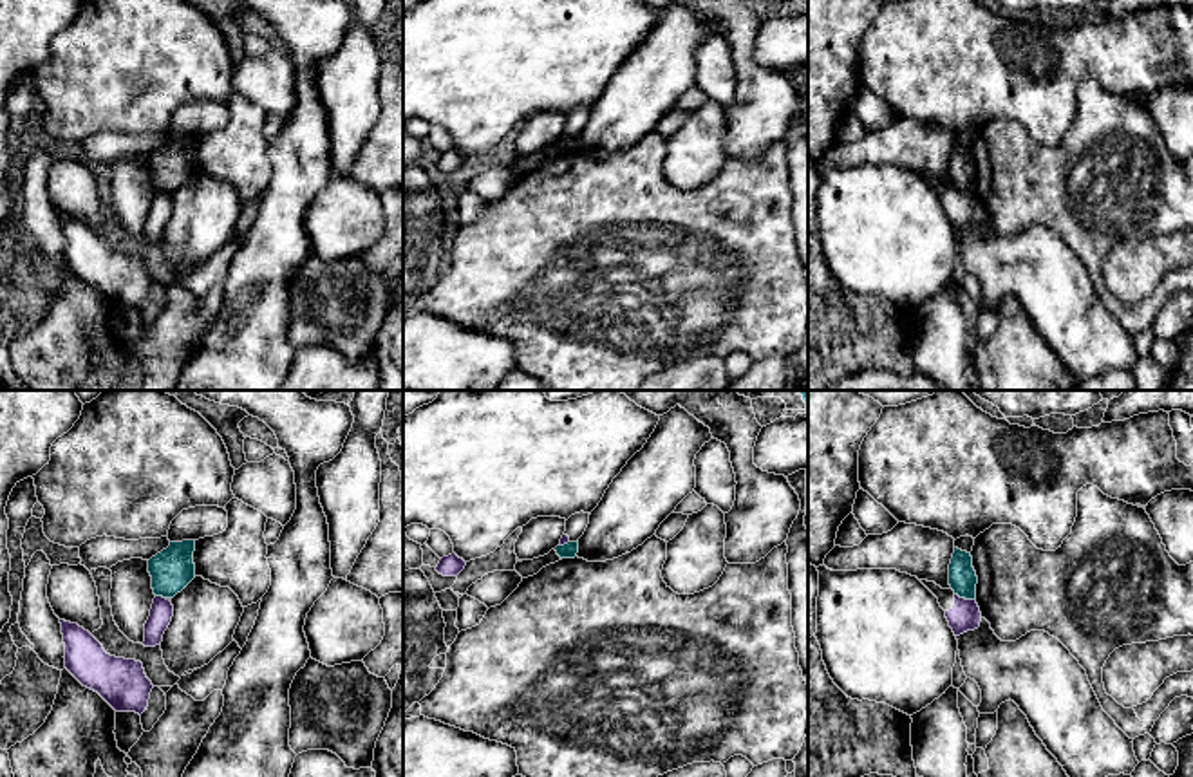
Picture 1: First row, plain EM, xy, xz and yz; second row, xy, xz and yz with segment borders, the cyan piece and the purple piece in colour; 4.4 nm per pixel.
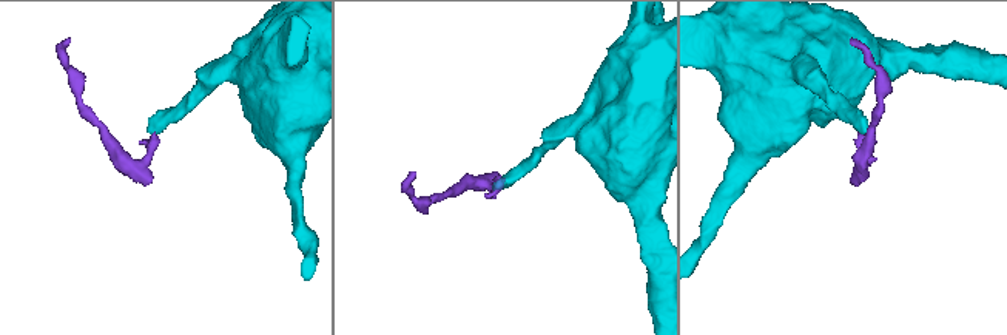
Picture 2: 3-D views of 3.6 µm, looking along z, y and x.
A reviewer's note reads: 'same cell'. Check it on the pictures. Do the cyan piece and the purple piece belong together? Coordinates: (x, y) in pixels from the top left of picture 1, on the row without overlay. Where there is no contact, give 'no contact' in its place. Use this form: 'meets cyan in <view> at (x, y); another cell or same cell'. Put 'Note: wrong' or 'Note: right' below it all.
meets cyan in yz at (966, 194); another cell
Note: wrong

